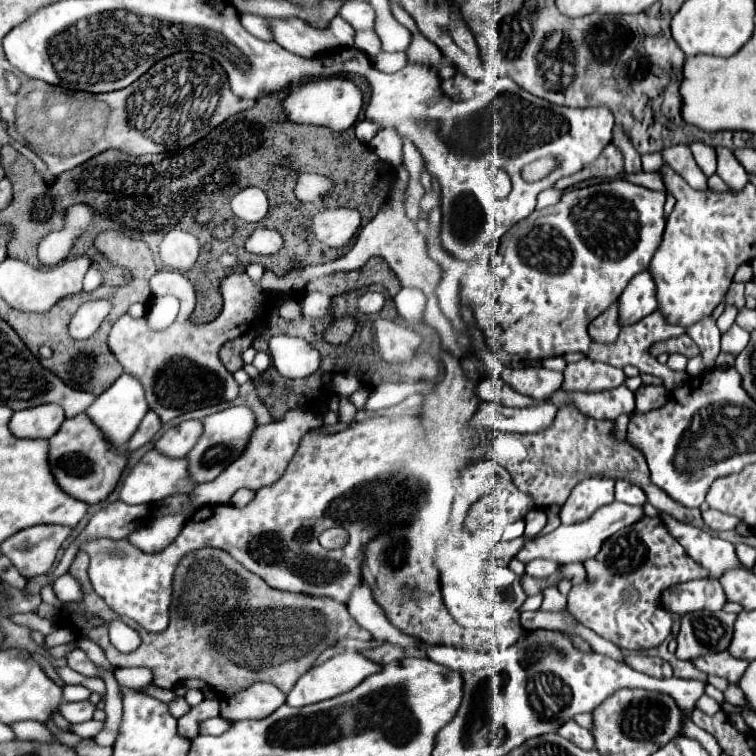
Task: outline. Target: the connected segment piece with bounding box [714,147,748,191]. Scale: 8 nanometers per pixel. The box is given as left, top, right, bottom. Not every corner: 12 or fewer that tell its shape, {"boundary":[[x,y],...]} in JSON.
{"boundary":[[714,147],[716,173],[732,187],[742,189],[748,173],[728,147]]}

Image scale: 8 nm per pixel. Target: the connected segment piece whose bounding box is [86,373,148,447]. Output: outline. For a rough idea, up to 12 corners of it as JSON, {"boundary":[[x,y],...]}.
{"boundary":[[124,373],[86,413],[124,447],[148,413],[144,387]]}

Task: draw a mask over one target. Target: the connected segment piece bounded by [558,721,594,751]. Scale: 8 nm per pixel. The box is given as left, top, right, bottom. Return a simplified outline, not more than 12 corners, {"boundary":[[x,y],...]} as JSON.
{"boundary":[[566,721],[558,733],[580,749],[594,749],[594,737],[576,721]]}

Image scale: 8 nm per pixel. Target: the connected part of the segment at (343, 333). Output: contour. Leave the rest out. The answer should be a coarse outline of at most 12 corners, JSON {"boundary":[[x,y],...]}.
{"boundary":[[352,317],[332,323],[324,333],[334,345],[346,343],[356,327]]}

